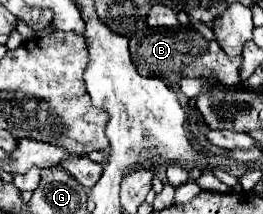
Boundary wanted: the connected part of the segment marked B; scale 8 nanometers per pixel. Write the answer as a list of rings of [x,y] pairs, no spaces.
[[[191,22],[189,26],[175,26],[175,28],[149,28],[141,30],[129,38],[131,60],[143,76],[161,78],[167,86],[177,84],[181,78],[201,78],[215,74],[223,84],[233,86],[241,84],[239,80],[239,64],[241,56],[227,56],[219,42],[215,40],[213,28],[207,24]]]

